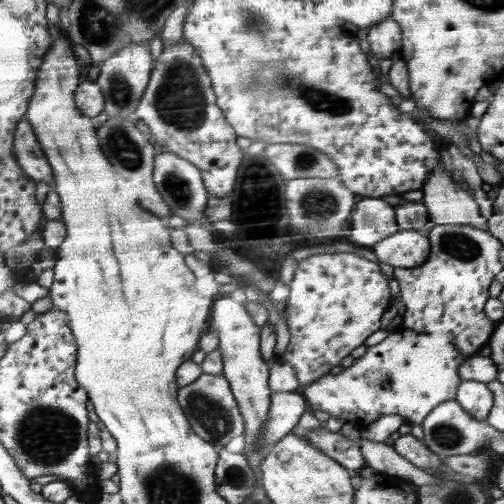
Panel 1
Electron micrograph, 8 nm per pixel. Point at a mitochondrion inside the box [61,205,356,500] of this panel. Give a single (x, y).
(213, 417)

